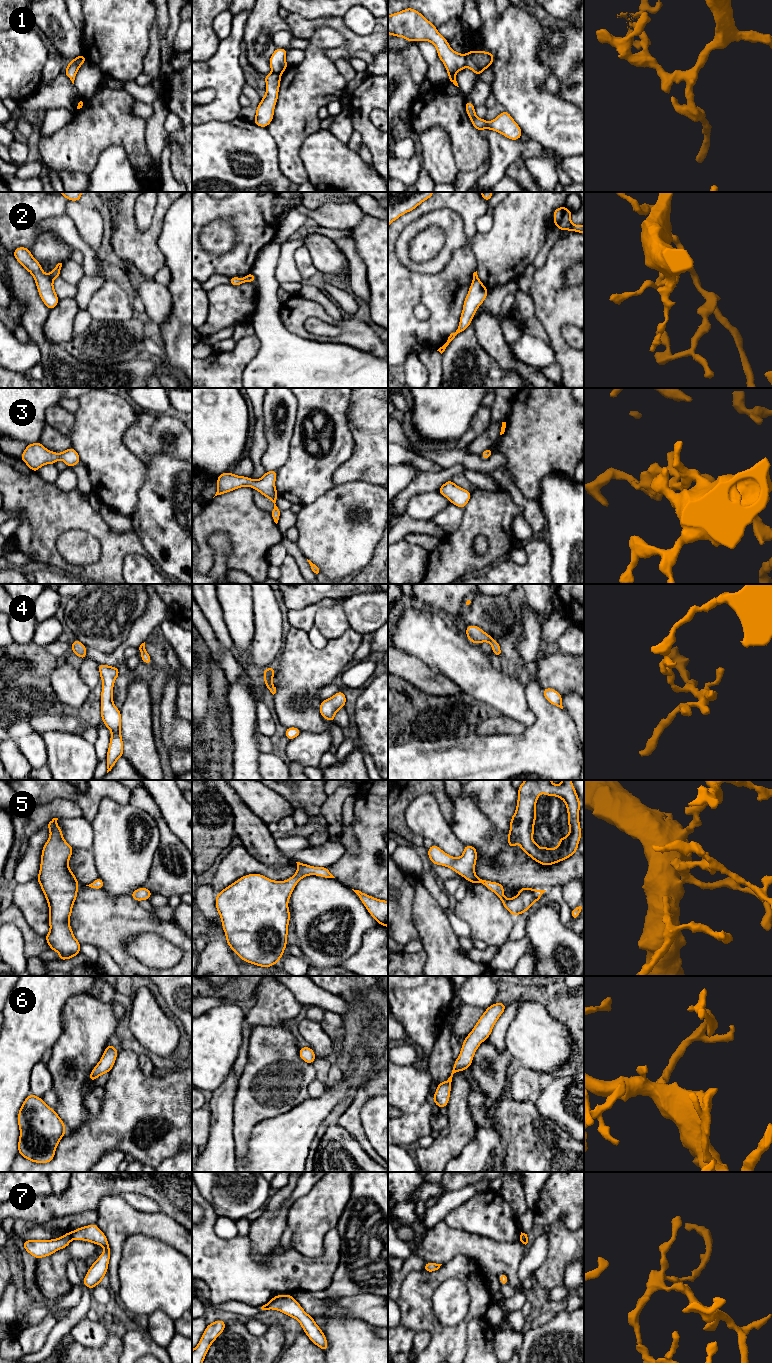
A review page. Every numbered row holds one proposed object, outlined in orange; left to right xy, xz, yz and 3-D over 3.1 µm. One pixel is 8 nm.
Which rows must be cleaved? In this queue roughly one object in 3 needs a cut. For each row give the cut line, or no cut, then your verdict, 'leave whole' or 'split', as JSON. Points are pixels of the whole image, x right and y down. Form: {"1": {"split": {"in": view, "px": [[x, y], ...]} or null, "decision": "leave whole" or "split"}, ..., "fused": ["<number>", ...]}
{"1": {"split": {"in": "xy", "px": [[83, 55], [83, 59], [79, 64], [71, 62]]}, "decision": "split"}, "2": {"split": {"in": "xy", "px": [[47, 276], [52, 280]]}, "decision": "split"}, "3": {"split": null, "decision": "leave whole"}, "4": {"split": null, "decision": "leave whole"}, "5": {"split": null, "decision": "leave whole"}, "6": {"split": null, "decision": "leave whole"}, "7": {"split": {"in": "xy", "px": [[70, 1232], [73, 1238]]}, "decision": "split"}, "fused": ["1", "2", "7"]}

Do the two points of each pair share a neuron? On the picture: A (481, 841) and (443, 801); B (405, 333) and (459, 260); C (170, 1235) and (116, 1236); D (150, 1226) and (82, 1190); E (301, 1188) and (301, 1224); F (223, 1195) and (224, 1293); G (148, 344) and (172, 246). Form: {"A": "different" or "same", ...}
{"A": "different", "B": "same", "C": "same", "D": "different", "E": "different", "F": "different", "G": "different"}

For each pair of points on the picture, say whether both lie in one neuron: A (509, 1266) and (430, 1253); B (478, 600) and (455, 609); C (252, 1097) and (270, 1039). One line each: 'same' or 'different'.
A: same
B: same
C: same

